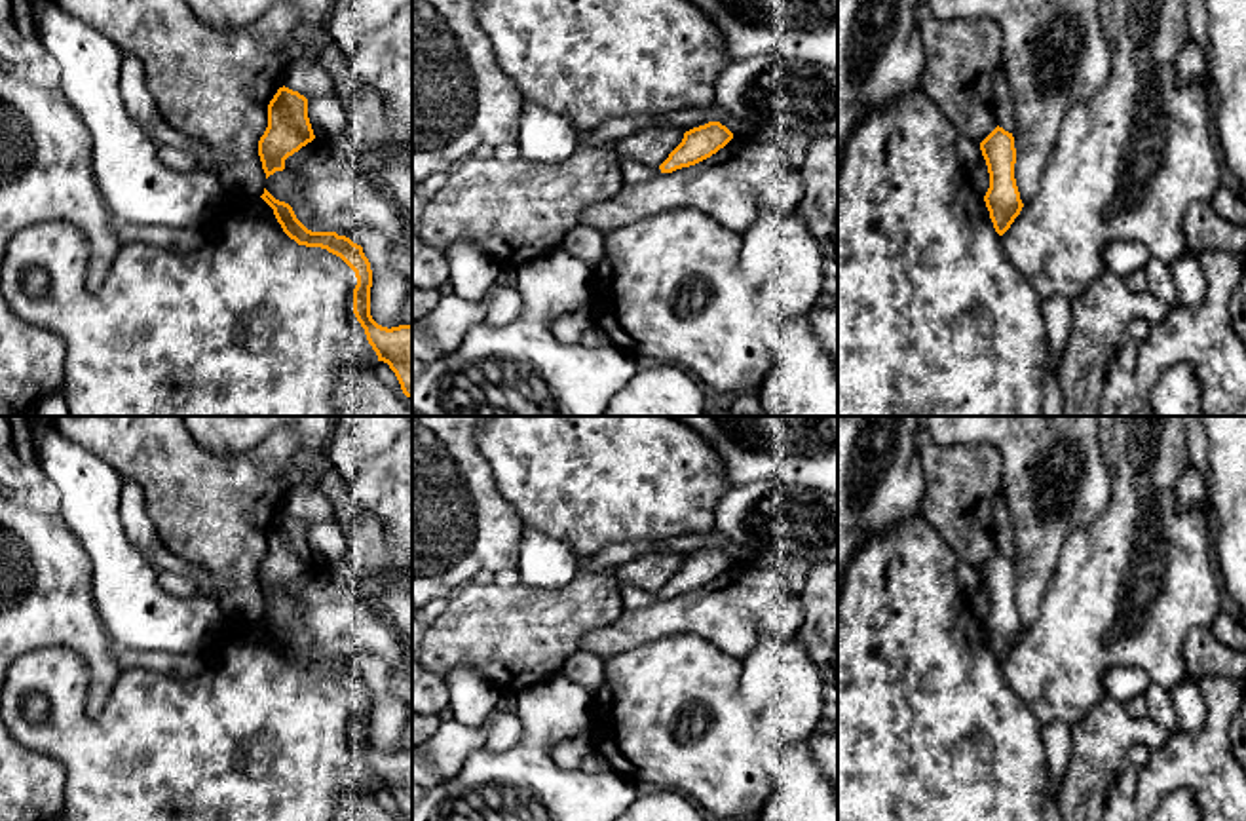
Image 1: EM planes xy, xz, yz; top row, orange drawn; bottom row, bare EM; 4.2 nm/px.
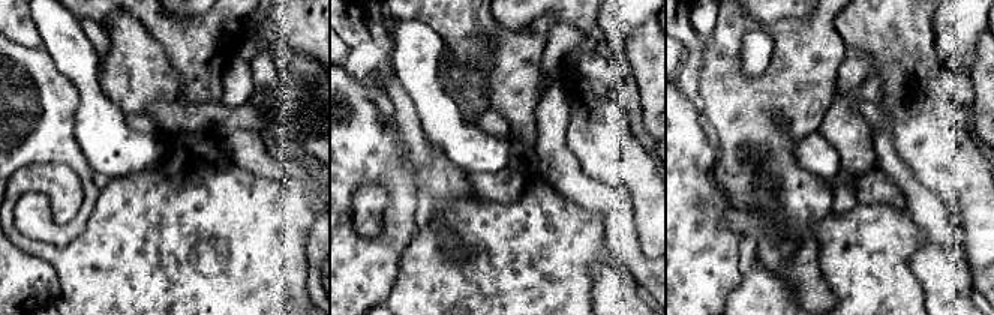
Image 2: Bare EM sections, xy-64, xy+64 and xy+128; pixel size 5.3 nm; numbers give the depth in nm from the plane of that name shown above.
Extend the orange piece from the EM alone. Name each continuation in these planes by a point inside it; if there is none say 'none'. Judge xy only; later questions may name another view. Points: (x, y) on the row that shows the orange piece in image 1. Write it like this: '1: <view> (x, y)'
none

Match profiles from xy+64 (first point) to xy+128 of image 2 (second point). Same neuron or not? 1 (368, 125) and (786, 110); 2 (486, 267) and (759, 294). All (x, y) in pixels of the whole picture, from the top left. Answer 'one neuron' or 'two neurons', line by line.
1: two neurons
2: one neuron

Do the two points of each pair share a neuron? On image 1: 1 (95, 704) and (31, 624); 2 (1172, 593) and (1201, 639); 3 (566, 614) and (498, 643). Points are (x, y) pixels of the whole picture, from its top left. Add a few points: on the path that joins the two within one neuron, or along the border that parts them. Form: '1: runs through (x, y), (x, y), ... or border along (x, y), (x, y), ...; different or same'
1: runs through (99, 675), (99, 658), (65, 624), (59, 624); same
2: border along (1210, 628), (1197, 628), (1186, 639), (1188, 673); different
3: runs through (549, 624), (515, 635); same

